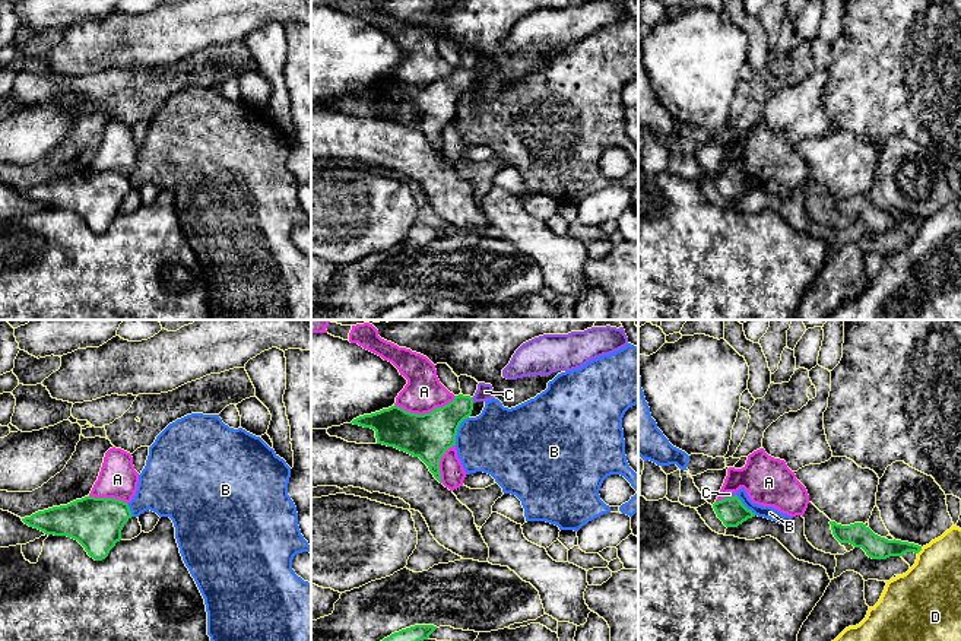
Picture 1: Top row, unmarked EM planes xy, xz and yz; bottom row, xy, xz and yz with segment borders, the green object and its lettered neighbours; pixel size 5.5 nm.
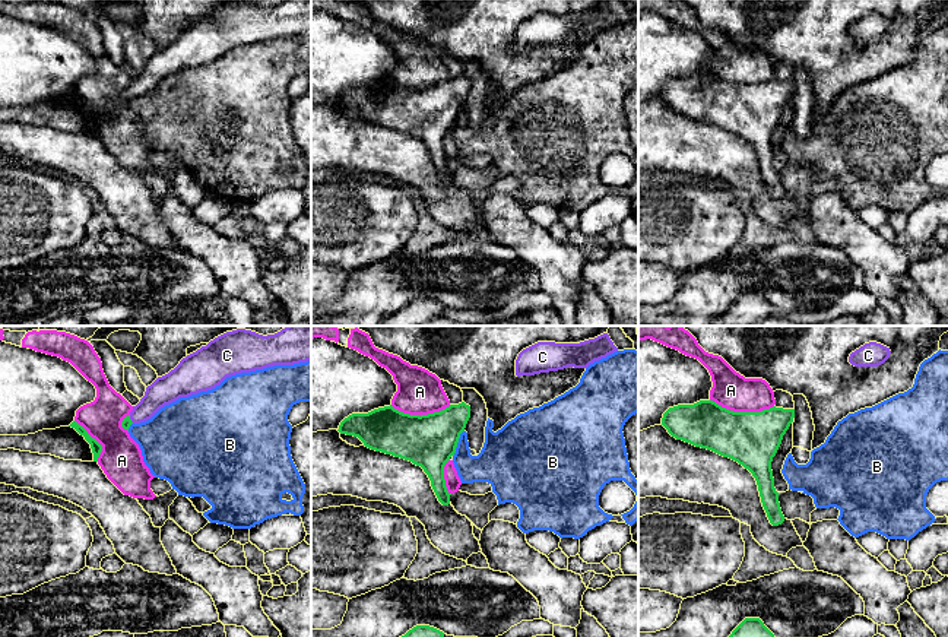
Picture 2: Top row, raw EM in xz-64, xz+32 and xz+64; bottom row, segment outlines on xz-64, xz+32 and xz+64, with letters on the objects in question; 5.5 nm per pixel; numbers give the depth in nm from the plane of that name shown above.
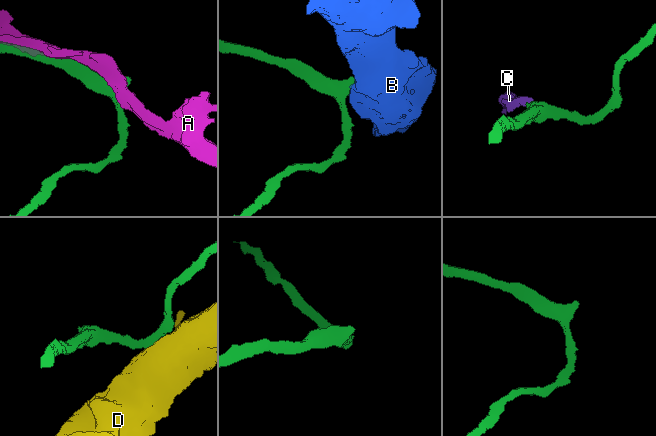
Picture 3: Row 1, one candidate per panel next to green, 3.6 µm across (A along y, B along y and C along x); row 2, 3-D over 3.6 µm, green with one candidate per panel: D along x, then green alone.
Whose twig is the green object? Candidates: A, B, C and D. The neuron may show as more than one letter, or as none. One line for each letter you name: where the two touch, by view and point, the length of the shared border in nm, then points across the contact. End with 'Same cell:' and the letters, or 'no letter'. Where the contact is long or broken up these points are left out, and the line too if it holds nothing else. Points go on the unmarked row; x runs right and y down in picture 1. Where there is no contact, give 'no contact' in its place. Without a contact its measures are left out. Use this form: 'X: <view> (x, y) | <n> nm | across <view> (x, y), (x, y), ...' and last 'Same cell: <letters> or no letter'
C: xz (472, 73) | 40 nm | across xz (437, 102), (472, 73), (485, 64)
Same cell: C

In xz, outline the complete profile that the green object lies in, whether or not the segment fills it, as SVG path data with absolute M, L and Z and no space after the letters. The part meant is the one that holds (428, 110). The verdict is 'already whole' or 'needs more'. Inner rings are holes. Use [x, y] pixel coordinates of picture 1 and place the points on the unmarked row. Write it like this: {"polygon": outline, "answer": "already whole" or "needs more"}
{"polygon": "M479 55L473 70L459 67L443 80L418 88L391 79L380 85L364 88L351 96L375 104L377 117L394 120L413 130L419 130L441 155L440 133L448 121L456 118L460 96L472 88L476 74L494 72L491 57Z", "answer": "needs more"}

